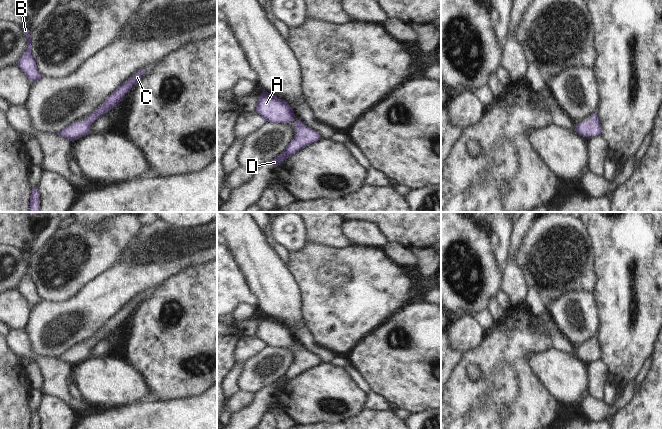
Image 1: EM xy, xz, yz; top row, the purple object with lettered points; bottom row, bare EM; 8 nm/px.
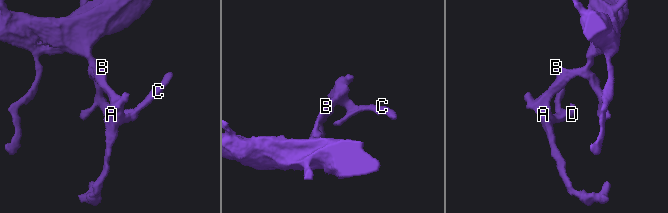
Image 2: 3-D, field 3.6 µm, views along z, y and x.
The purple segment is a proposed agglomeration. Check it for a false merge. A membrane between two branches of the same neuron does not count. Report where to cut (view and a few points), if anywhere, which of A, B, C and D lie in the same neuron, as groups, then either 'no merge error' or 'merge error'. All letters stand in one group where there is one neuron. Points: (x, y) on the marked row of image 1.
cut none; groups A B C D; no merge error

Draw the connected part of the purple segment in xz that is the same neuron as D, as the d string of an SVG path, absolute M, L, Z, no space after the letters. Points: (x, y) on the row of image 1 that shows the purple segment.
M298 120L294 123L295 126L295 139L293 139L286 149L282 152L281 155L272 159L269 164L278 166L284 160L286 160L289 156L297 153L299 150L303 149L304 147L315 143L321 139L320 135L313 129L306 127L305 124Z

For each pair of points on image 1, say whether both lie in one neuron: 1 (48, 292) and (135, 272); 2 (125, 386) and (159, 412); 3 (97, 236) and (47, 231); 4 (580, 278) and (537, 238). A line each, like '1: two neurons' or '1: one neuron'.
1: two neurons
2: two neurons
3: two neurons
4: one neuron

